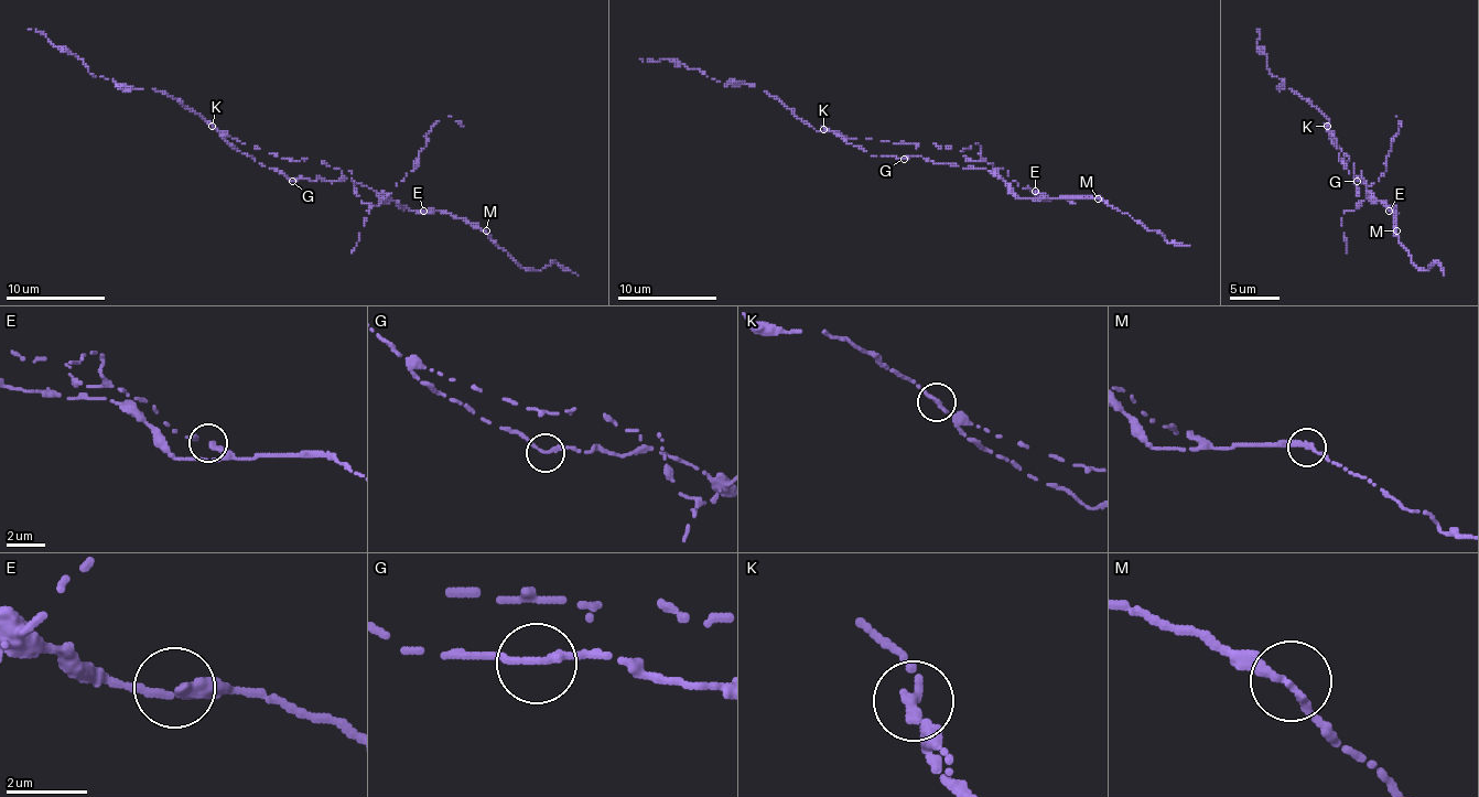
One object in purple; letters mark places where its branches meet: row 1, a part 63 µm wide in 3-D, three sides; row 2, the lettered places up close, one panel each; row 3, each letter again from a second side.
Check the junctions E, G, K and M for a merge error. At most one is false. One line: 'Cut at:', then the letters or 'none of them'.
Cut at: K

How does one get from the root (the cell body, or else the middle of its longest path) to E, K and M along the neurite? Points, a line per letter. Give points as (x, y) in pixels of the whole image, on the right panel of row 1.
E: (1357, 181), (1353, 179), (1363, 179), (1367, 191), (1391, 206), (1396, 213), (1389, 211)
K: (1357, 181), (1353, 163), (1334, 141), (1327, 126)
M: (1357, 181), (1353, 179), (1363, 179), (1369, 193), (1396, 211), (1396, 230)

